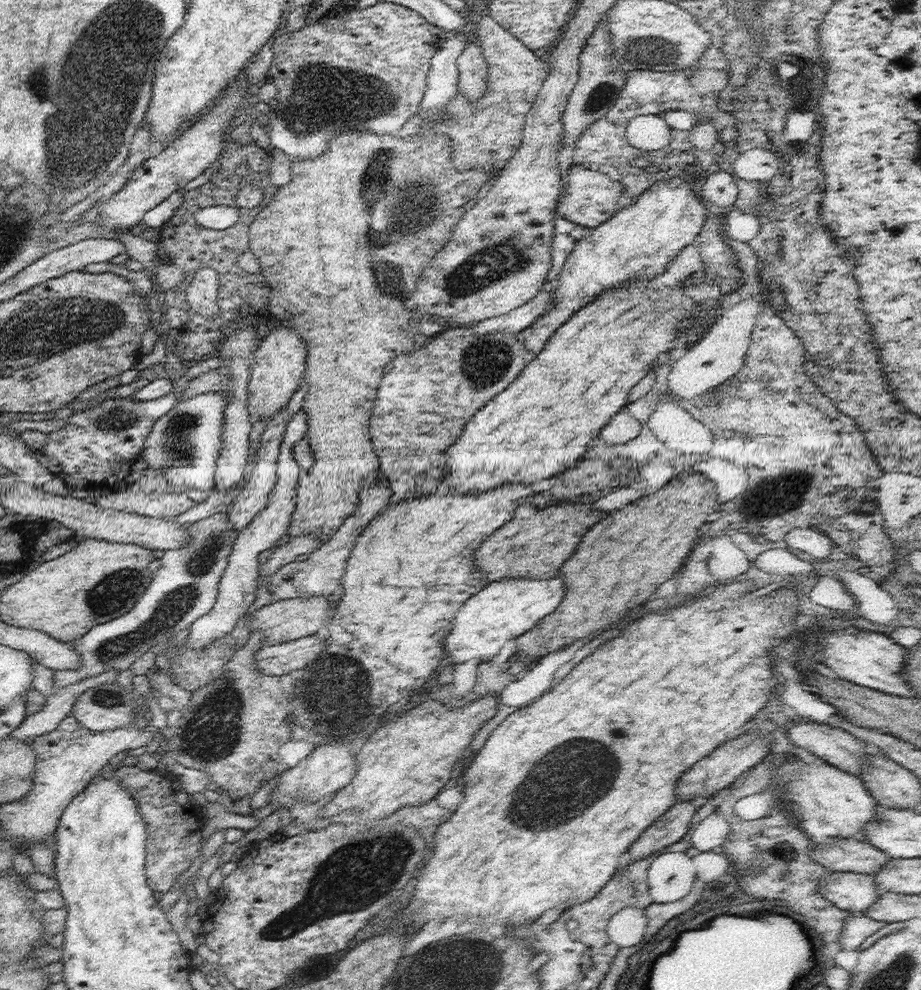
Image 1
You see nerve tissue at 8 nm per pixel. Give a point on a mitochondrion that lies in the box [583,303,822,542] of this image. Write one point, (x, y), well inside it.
(785, 493)

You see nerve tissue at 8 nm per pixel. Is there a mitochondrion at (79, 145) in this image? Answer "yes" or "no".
yes

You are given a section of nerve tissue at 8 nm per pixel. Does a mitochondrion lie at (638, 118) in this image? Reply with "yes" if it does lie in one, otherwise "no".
no

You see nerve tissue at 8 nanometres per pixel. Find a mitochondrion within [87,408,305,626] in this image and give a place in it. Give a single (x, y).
(115, 421)

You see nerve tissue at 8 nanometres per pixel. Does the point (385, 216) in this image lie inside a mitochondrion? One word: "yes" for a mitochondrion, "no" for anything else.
yes

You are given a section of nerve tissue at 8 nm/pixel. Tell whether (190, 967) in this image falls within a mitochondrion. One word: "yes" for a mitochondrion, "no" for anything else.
no

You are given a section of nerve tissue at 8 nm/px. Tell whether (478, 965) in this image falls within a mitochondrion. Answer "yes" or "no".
yes

